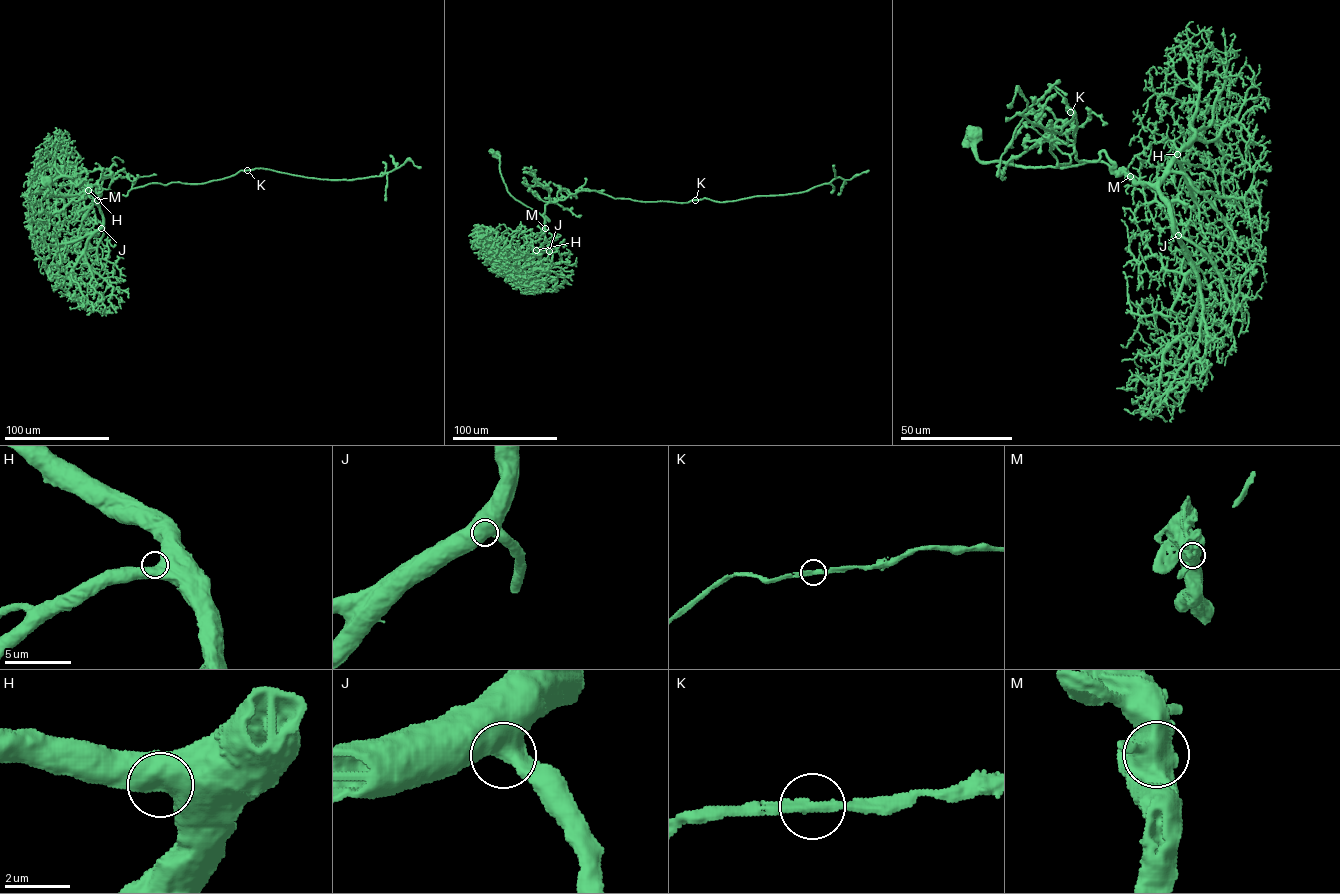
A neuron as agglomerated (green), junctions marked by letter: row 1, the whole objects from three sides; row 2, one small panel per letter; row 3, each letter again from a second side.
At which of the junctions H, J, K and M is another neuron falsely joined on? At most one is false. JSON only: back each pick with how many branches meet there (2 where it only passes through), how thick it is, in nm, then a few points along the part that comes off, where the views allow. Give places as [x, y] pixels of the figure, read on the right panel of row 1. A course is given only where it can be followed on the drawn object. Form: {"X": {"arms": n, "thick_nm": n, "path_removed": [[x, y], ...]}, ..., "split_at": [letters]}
{"split_at": []}

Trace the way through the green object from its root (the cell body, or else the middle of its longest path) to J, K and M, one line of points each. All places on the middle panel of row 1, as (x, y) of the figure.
J: (494, 153), (499, 156), (499, 170), (507, 191), (543, 217), (544, 237), (551, 247), (549, 251)
K: (494, 153), (507, 191), (545, 219), (548, 203), (581, 190), (643, 201), (695, 200)
M: (494, 153), (499, 156), (499, 170), (507, 191), (538, 212), (544, 218), (545, 228)

